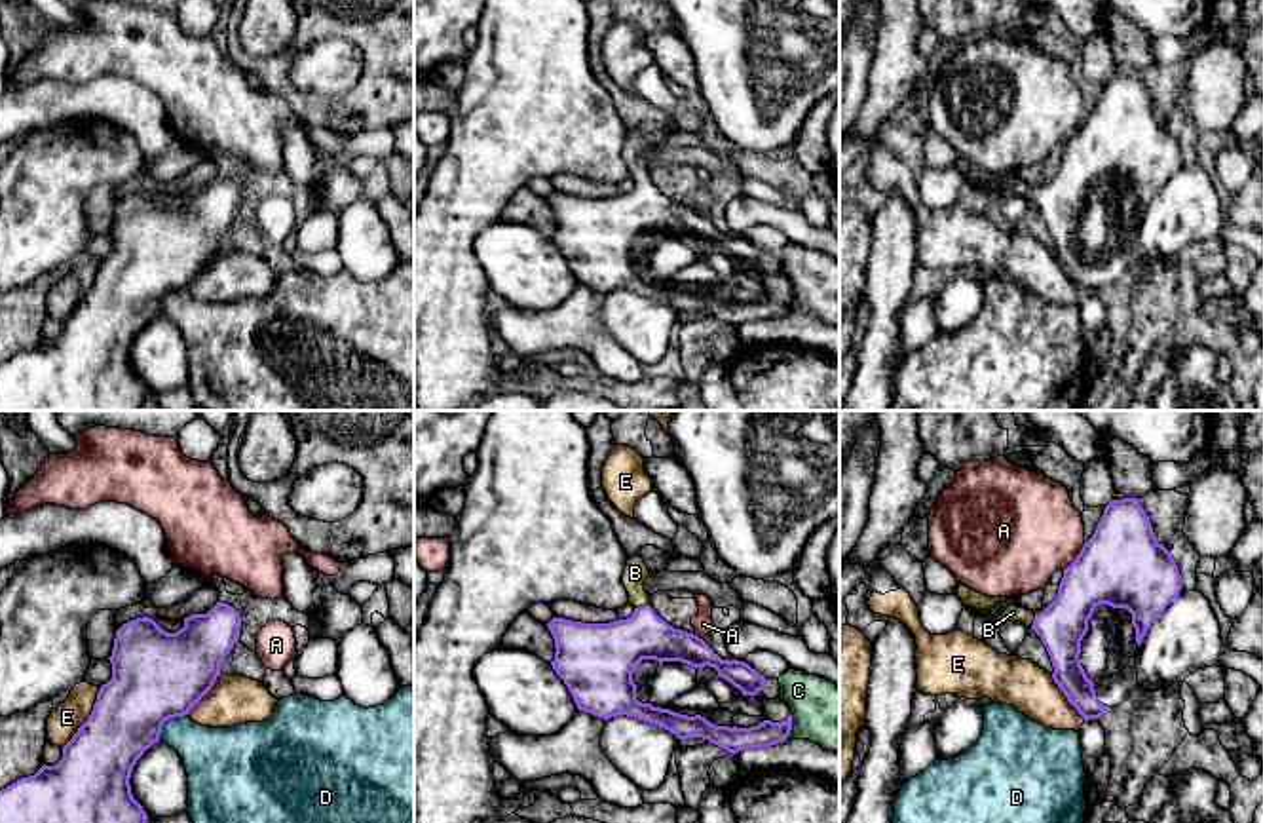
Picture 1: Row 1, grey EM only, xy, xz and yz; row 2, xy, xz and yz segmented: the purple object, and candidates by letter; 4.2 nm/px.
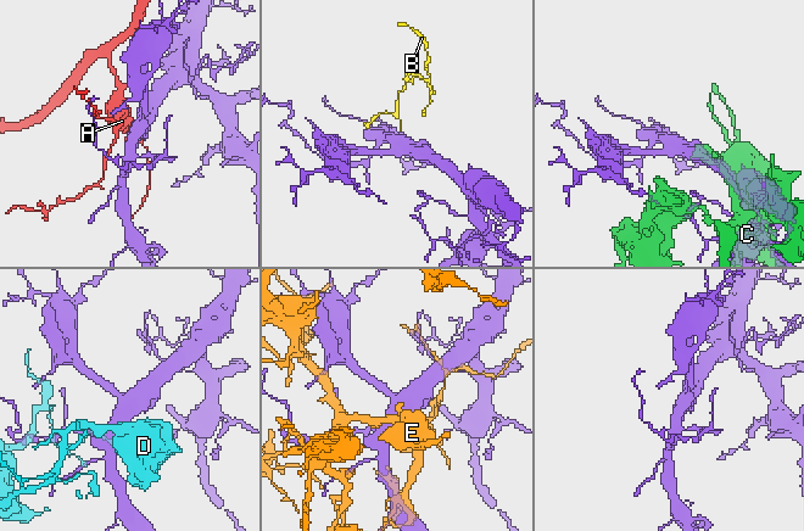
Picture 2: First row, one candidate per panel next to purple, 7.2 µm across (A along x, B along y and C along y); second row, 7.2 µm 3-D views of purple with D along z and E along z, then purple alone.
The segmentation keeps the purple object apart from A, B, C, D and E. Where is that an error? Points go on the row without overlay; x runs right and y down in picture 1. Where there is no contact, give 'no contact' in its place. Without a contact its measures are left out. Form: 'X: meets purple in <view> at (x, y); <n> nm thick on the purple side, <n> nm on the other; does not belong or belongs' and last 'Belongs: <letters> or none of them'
A: meets purple in yz at (1075, 132); 360 nm thick on the purple side, 440 nm on the other; does not belong
B: meets purple in xz at (640, 181); 280 nm thick on the purple side, 100 nm on the other; belongs
C: meets purple in xz at (791, 301); 110 nm thick on the purple side, 280 nm on the other; does not belong
D: meets purple in xy at (166, 293); 380 nm thick on the purple side, 240 nm on the other; does not belong
E: meets purple in xy at (88, 293); 320 nm thick on the purple side, 140 nm on the other; does not belong
Belongs: B

